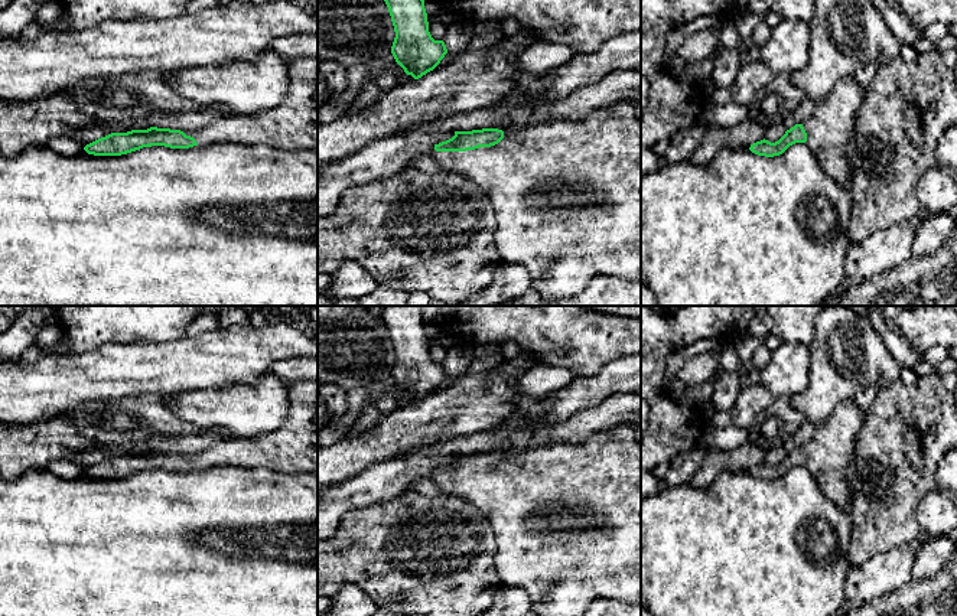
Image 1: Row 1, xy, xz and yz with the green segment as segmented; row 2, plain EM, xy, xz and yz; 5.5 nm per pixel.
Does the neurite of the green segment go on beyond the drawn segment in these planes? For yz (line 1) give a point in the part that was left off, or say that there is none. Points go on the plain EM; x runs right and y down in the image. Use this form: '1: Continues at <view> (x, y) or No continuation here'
1: Continues at yz (829, 450)

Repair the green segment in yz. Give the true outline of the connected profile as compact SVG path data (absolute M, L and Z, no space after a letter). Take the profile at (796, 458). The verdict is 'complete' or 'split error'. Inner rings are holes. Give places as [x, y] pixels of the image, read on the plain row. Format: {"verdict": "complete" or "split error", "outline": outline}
{"verdict": "split error", "outline": "M847 400L831 417L814 426L813 437L795 447L775 466L761 463L749 473L758 479L782 478L795 466L805 466L818 480L821 492L850 515L852 490L846 480L846 466L855 452L856 440L866 420L866 407Z"}

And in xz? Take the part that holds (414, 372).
{"verdict": "complete", "outline": "M385 306L383 310L396 355L391 377L414 402L433 394L447 377L445 365L434 364L429 355L421 309L423 306Z"}

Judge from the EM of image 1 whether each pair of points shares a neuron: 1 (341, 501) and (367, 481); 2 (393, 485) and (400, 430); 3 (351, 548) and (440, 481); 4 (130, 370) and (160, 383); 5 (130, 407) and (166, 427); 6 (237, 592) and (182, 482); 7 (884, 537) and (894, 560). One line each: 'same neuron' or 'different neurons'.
1: same neuron
2: different neurons
3: different neurons
4: same neuron
5: same neuron
6: same neuron
7: different neurons

